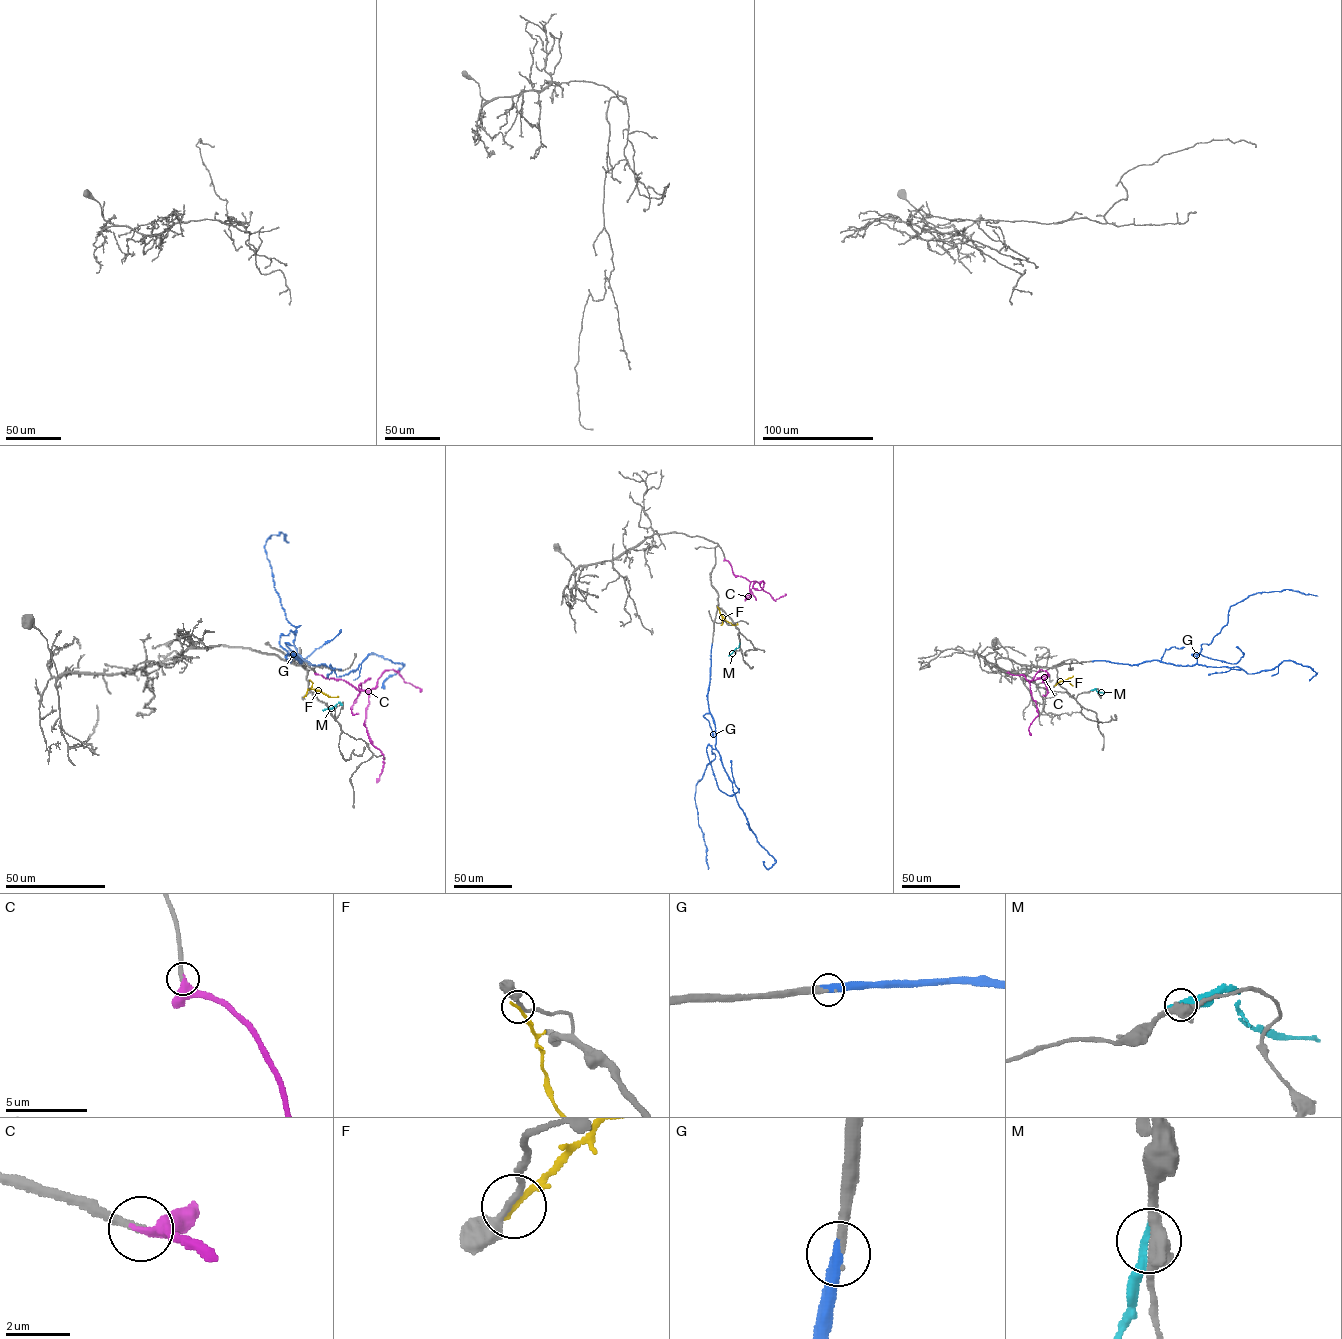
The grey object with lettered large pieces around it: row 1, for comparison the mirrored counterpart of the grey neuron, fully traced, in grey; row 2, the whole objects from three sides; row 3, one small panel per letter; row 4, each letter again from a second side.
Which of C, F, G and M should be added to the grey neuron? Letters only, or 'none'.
C, G

